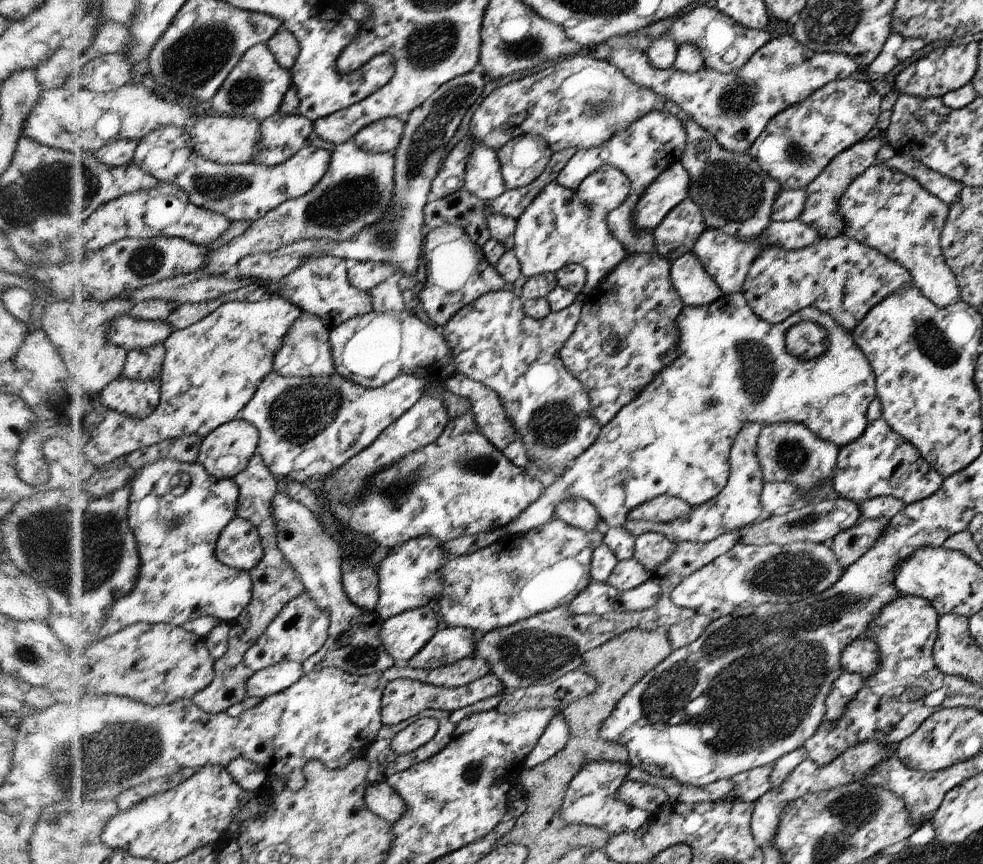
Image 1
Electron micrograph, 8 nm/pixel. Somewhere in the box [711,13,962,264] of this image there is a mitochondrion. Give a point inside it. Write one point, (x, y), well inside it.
(795, 153)

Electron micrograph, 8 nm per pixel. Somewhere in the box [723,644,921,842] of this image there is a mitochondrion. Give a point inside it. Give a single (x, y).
(881, 809)

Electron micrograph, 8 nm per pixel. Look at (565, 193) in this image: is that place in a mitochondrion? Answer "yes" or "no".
no

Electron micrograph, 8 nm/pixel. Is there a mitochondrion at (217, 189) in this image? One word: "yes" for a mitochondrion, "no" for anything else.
yes

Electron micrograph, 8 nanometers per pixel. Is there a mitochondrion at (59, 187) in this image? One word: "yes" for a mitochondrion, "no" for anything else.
yes

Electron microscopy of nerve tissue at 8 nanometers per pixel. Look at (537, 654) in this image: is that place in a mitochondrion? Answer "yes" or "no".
yes

